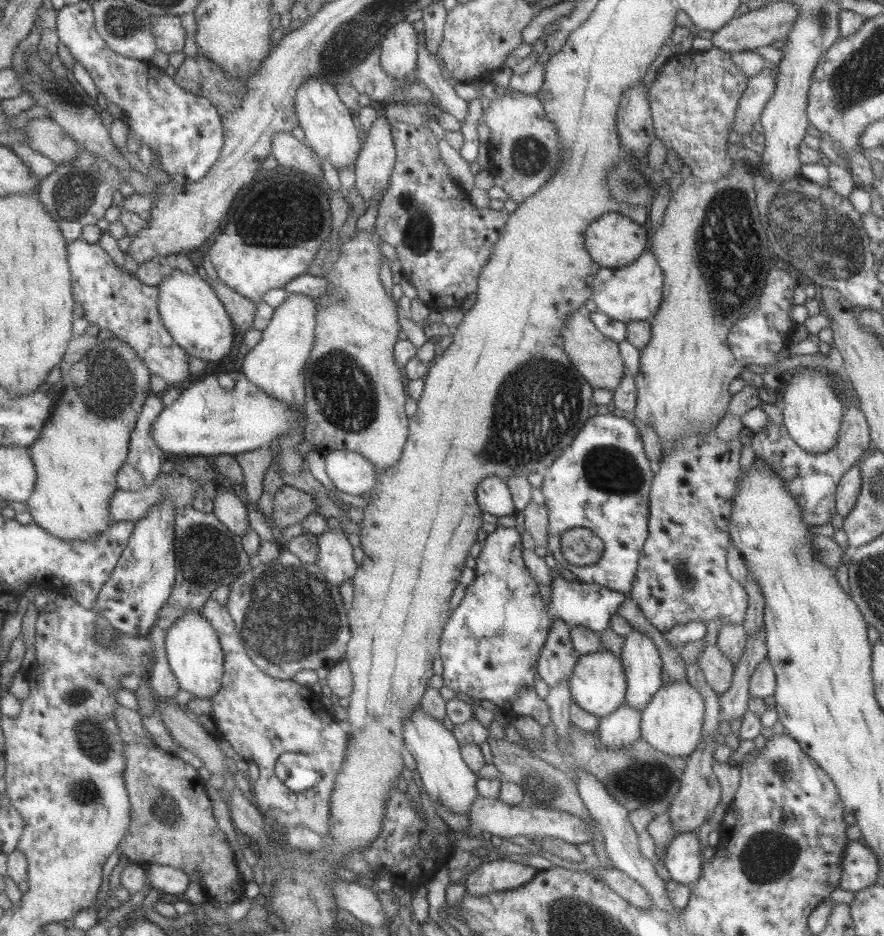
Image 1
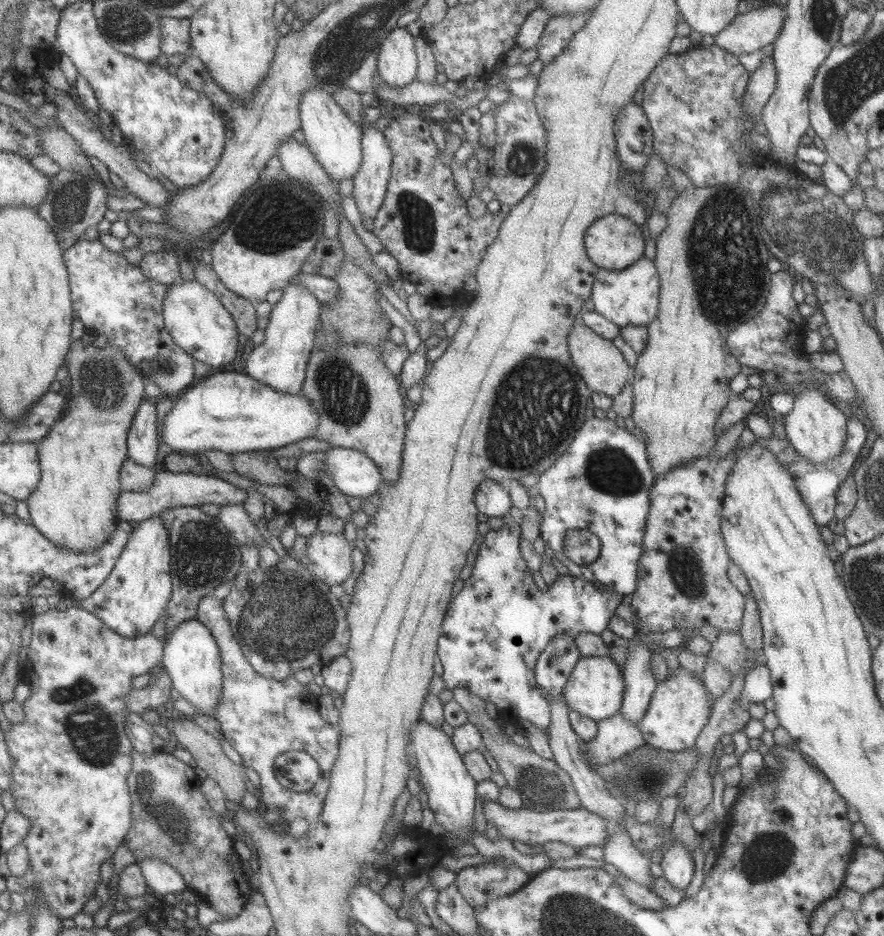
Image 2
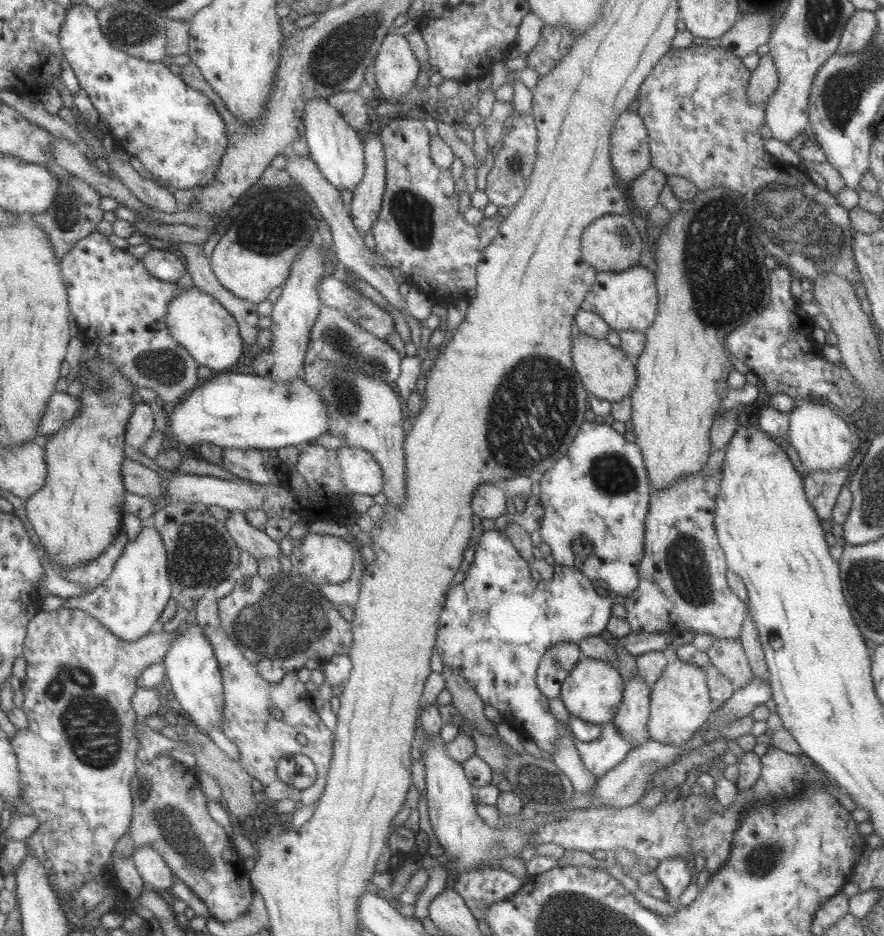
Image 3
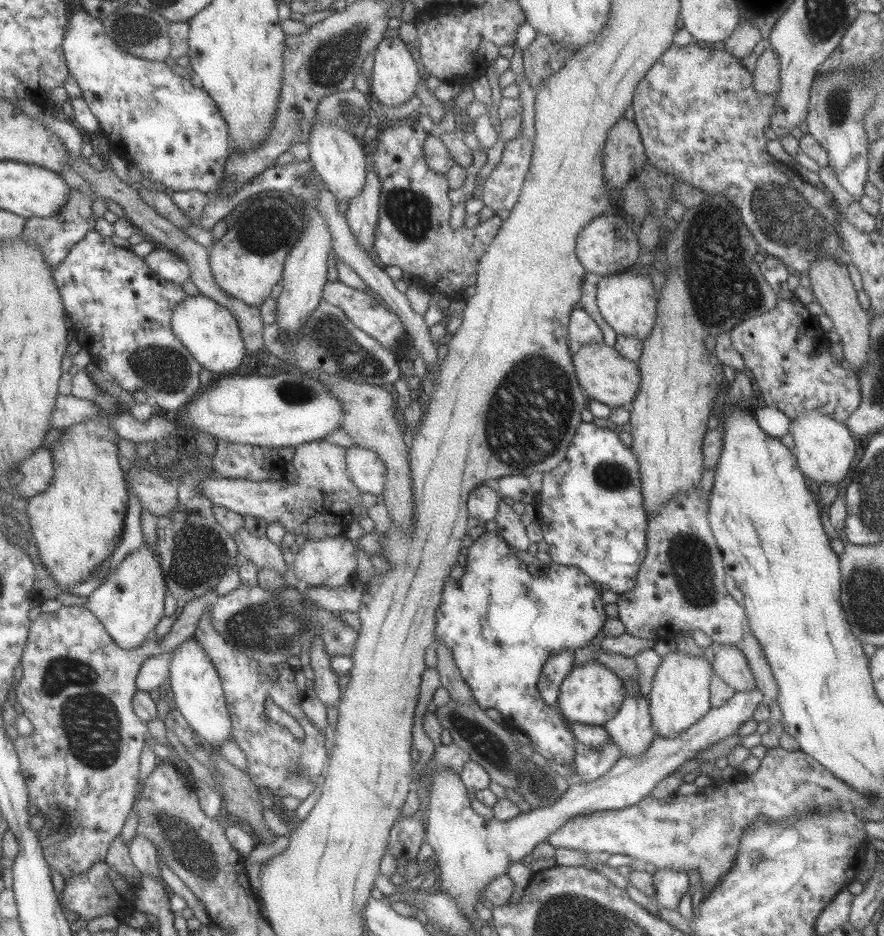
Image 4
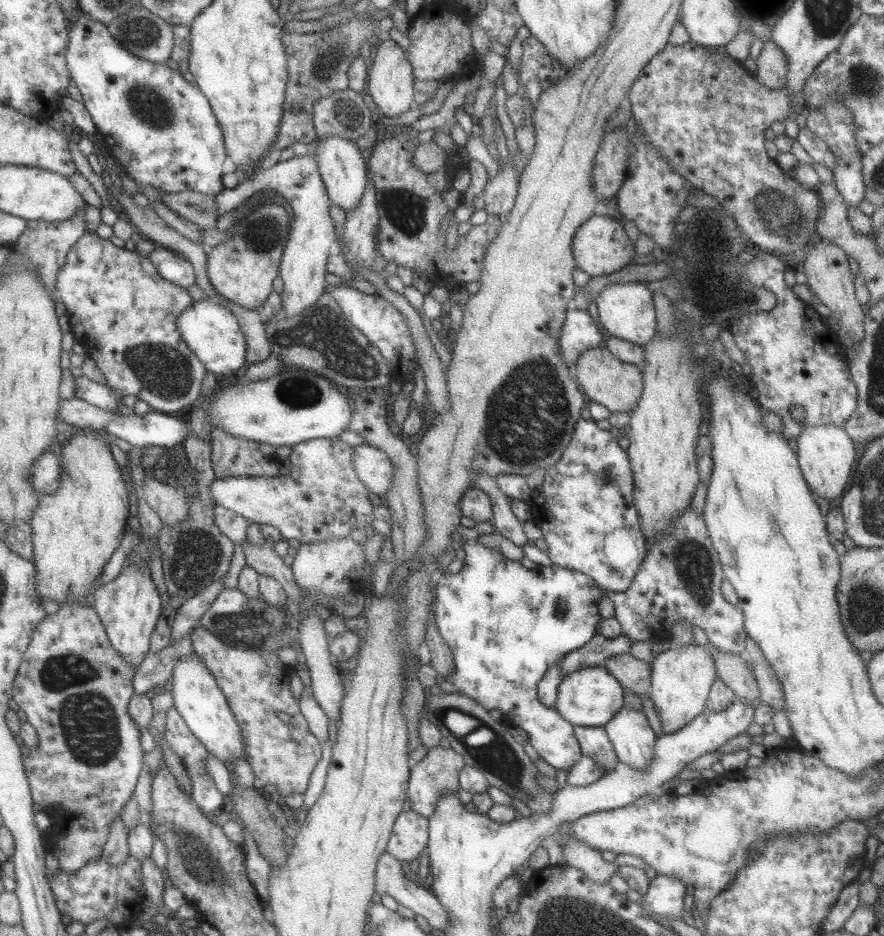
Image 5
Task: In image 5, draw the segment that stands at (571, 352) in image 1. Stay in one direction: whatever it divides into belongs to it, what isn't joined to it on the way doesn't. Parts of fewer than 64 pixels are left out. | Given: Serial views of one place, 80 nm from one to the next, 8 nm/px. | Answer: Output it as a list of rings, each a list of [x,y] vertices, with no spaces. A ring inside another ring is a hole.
[[[603,346],[585,350],[575,362],[577,384],[588,402],[605,407],[610,413],[627,413],[637,405],[642,393],[642,374],[638,366],[621,362]]]

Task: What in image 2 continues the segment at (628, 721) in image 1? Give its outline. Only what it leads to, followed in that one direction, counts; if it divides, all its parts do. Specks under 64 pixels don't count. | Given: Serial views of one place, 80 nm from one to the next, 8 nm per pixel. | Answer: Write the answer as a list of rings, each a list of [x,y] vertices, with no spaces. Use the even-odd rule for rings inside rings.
[[[619,711],[597,723],[597,734],[587,741],[591,763],[607,765],[643,746],[644,740],[637,722],[628,722]]]

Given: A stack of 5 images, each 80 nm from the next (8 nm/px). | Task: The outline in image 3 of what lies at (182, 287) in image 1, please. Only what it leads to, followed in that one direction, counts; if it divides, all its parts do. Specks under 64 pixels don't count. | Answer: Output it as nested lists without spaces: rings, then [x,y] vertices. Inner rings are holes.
[[[191,287],[180,289],[177,297],[171,299],[165,315],[169,334],[199,366],[206,366],[212,372],[221,372],[233,366],[241,355],[242,339],[239,337],[235,320],[213,299],[213,297]]]

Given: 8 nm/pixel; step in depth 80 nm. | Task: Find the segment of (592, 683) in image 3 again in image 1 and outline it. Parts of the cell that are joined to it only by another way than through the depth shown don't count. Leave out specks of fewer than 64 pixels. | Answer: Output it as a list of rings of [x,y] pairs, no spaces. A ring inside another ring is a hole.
[[[605,649],[578,656],[568,678],[570,697],[581,710],[595,717],[604,717],[624,703],[627,690],[622,662]]]

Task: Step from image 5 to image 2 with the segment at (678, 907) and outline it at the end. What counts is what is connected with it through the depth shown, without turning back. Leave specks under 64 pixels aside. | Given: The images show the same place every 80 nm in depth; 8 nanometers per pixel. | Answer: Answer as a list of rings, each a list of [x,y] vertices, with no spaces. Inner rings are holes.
[[[673,839],[672,844],[662,854],[660,866],[662,877],[673,889],[686,890],[693,878],[693,861],[681,841]]]

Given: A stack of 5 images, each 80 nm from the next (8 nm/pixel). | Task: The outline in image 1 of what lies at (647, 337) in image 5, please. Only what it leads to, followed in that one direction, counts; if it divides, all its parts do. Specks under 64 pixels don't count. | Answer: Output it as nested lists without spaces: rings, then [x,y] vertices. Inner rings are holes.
[[[641,253],[628,266],[617,269],[600,267],[592,283],[590,299],[595,303],[597,311],[607,315],[609,319],[623,322],[648,321],[659,309],[662,300],[663,274],[651,253]]]

